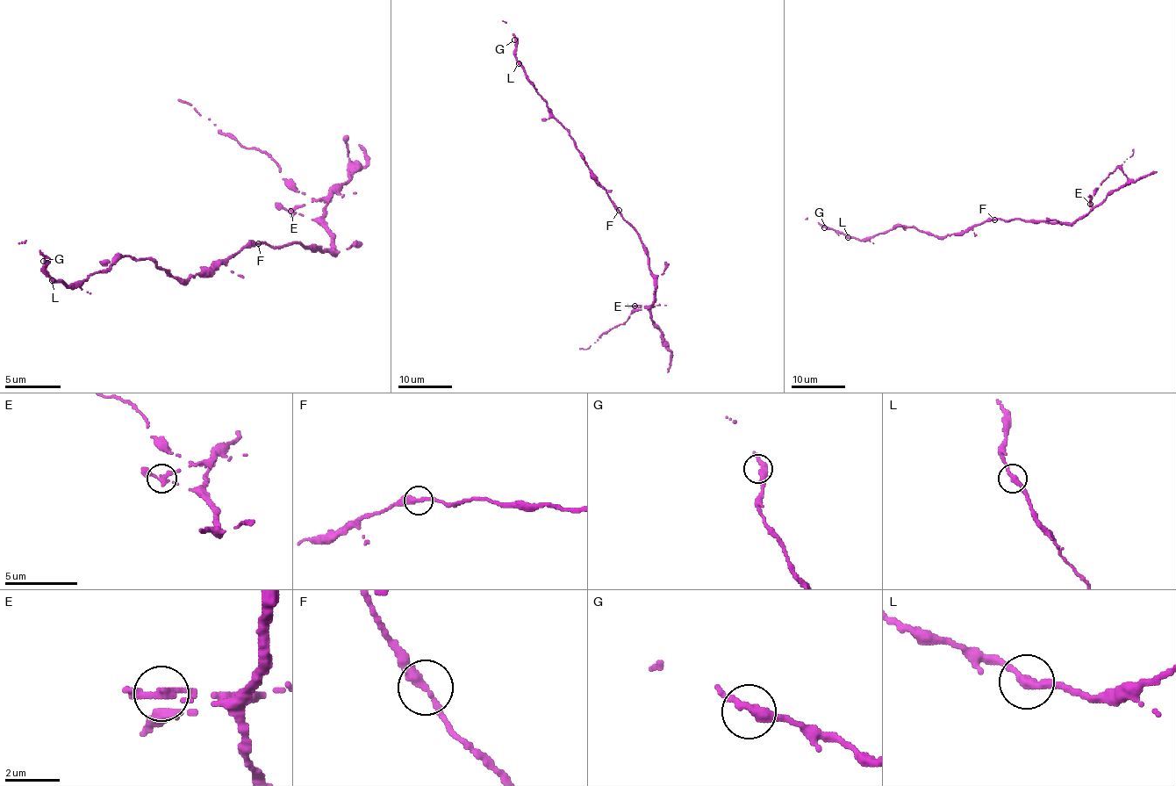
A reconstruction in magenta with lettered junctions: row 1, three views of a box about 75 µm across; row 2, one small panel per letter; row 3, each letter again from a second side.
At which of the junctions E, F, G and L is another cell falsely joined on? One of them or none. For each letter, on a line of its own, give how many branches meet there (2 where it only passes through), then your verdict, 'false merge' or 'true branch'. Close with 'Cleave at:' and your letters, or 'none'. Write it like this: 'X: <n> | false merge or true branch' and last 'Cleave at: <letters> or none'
E: 2 | false merge
F: 2 | true branch
G: 2 | true branch
L: 2 | true branch
Cleave at: E

